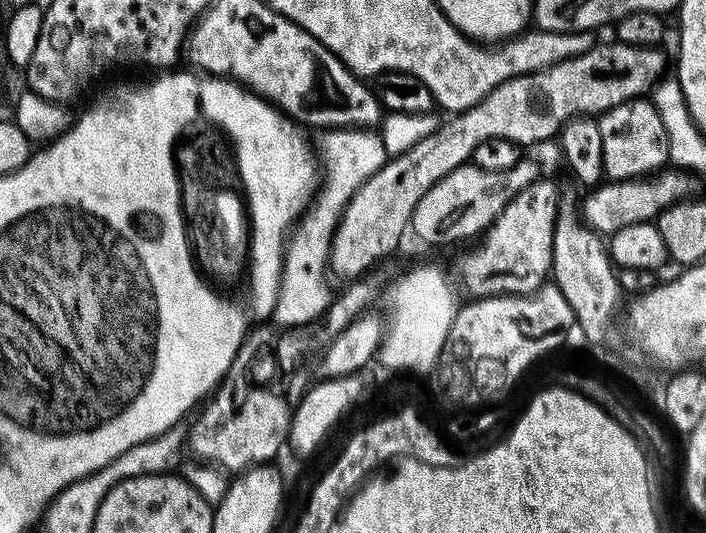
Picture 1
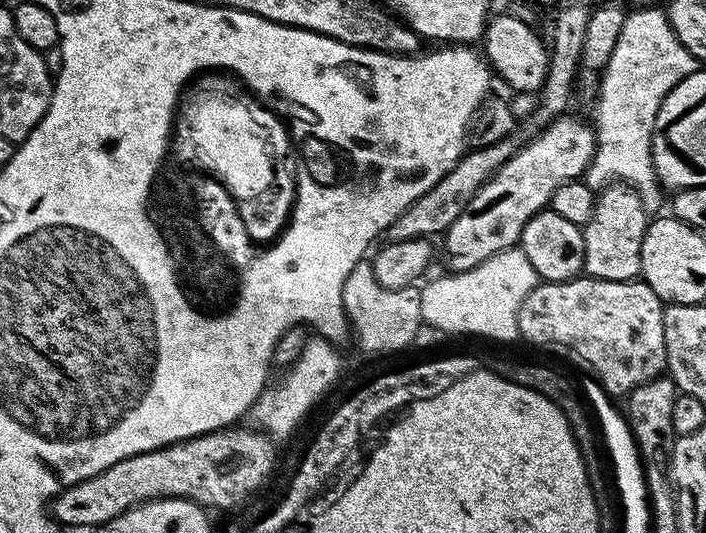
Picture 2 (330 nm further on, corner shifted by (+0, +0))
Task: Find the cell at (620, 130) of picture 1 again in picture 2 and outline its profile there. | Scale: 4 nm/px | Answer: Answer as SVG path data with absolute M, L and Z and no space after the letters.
M612 182L595 197L593 214L582 225L585 240L583 271L599 280L630 280L640 276L642 238L650 223L650 214L635 188L624 182Z

